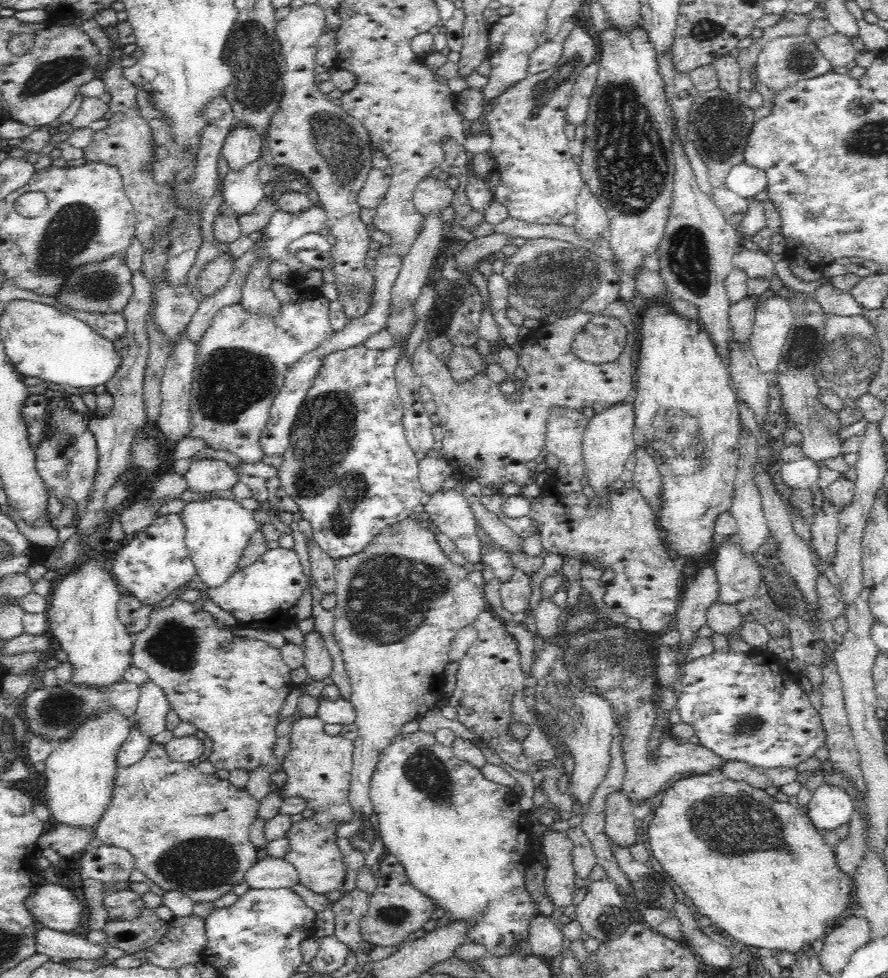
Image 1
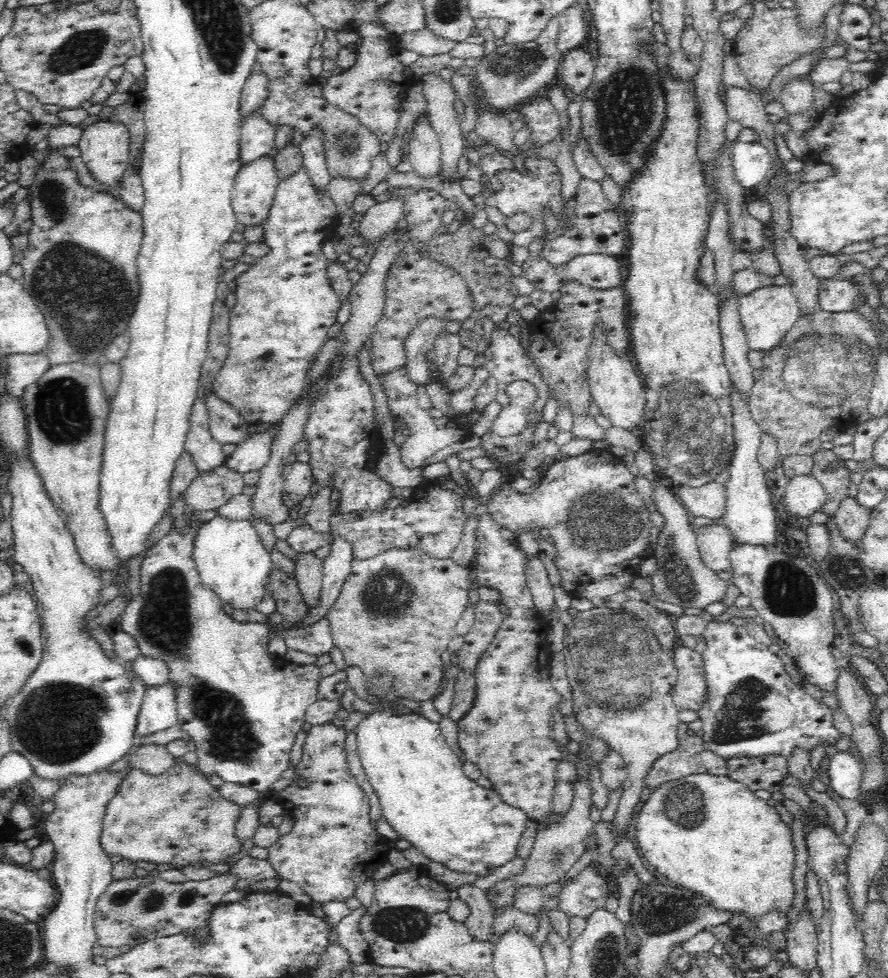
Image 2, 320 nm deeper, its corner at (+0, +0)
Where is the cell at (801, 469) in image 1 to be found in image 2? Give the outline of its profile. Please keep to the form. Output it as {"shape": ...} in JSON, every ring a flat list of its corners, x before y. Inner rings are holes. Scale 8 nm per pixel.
{"shape":[[800,475,787,480,784,501,792,514,810,517,821,510,825,499,826,492,814,475]]}

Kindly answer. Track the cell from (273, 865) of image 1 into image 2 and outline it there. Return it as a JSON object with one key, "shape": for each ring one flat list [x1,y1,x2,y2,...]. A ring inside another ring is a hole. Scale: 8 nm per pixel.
{"shape":[[234,873,218,874,201,881,188,880,182,884,172,884,152,875,113,880,100,895,95,908,96,942,104,946,129,944,133,947,161,936,187,933,199,944,206,944,212,938,212,912,221,903,222,896,236,888,238,880,240,877]]}

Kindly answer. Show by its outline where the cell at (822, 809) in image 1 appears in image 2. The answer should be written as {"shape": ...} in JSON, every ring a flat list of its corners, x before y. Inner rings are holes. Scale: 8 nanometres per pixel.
{"shape":[[846,751,836,753,828,762,830,792,844,800,864,800,860,791,862,770,856,759]]}

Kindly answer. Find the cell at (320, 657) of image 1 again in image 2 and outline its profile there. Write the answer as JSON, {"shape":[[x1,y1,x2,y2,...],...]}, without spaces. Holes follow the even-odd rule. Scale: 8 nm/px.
{"shape":[[314,552,310,554,297,554,295,561,295,578,297,587,302,595,304,604,307,604,307,614,320,606,321,580,323,577,322,558]]}

